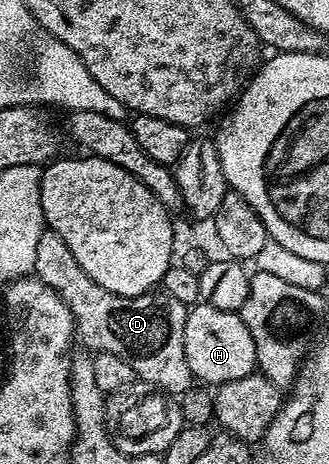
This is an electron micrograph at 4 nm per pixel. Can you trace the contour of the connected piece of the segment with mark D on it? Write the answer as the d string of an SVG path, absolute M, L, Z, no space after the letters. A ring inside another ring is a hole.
M46 231L39 238L39 246L35 246L35 266L33 267L36 279L42 280L71 310L73 315L73 326L75 336L78 341L86 344L90 353L96 354L106 352L115 354L118 358L123 358L131 370L146 384L152 384L154 388L168 392L174 398L180 398L185 391L194 387L195 377L191 366L187 366L187 354L183 350L183 330L187 330L187 318L189 308L183 302L171 298L164 290L154 290L144 292L138 296L124 296L103 290L103 286L96 284L91 277L75 262L75 254L71 254L71 249L67 242L59 234Z

